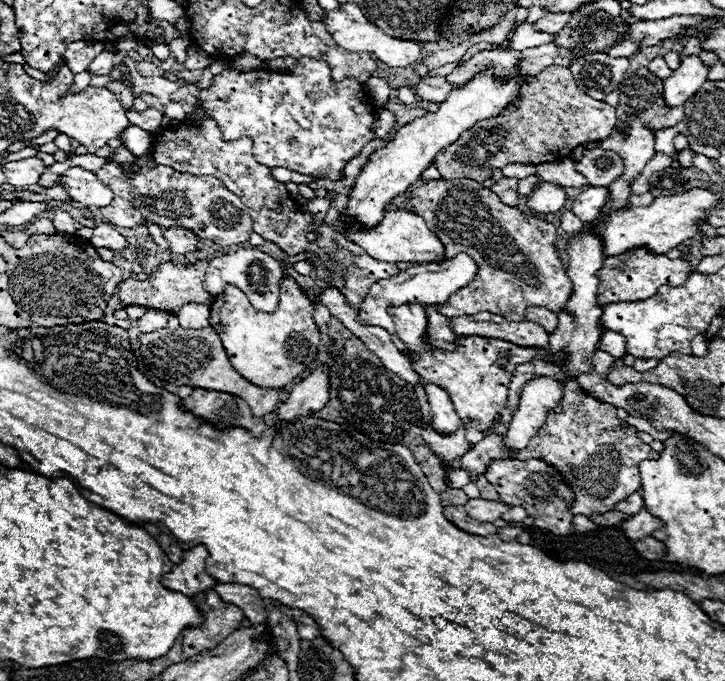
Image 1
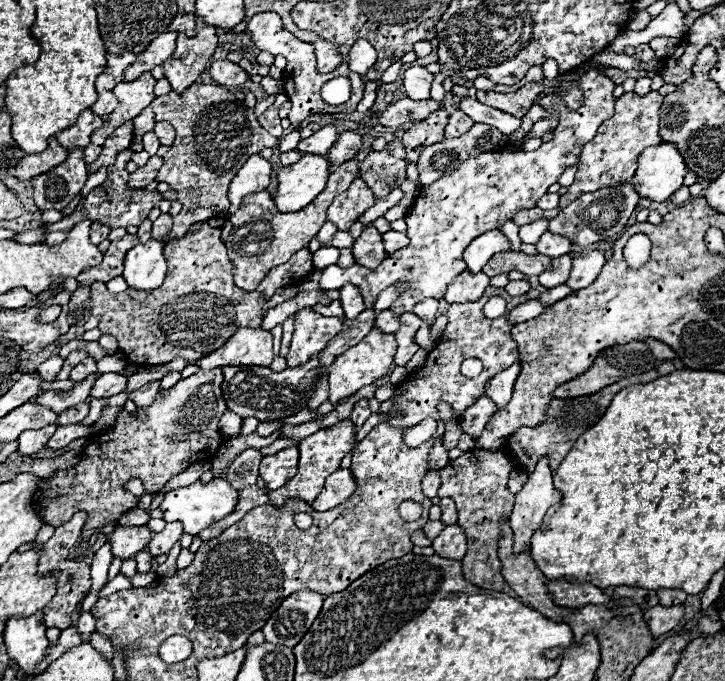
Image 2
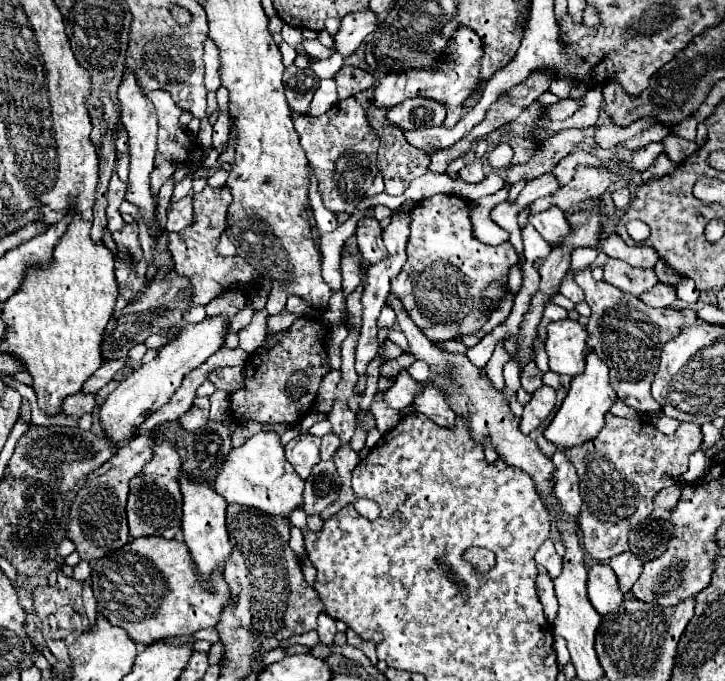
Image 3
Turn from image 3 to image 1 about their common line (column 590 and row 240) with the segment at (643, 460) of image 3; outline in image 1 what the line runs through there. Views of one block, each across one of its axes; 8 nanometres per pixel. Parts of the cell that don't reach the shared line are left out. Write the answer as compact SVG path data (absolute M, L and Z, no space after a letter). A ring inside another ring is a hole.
M468 178L458 180L428 180L420 188L412 190L410 198L414 212L422 216L428 228L440 238L444 244L444 258L452 258L456 254L466 252L474 262L478 262L476 278L448 298L448 302L434 304L436 310L444 316L462 316L462 314L478 314L478 312L492 312L500 314L508 320L520 322L524 320L524 310L532 304L546 306L548 310L558 312L572 294L572 280L568 278L564 264L556 250L556 226L542 216L528 216L518 208L506 206L498 194L484 188L480 182L468 182Z

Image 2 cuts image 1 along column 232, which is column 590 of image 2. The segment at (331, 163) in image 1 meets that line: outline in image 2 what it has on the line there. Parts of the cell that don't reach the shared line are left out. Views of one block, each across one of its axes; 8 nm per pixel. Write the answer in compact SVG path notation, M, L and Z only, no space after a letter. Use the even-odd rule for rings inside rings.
M590 70L580 80L580 88L584 92L582 108L568 110L558 96L546 96L542 106L558 112L558 126L554 128L550 142L544 142L532 152L524 152L522 148L494 148L490 152L482 152L476 158L462 162L454 172L442 176L434 184L422 186L412 210L404 218L406 234L410 238L410 244L404 250L386 256L376 270L368 270L358 264L350 268L332 264L322 270L320 286L324 290L340 290L346 282L350 282L362 290L366 308L370 310L374 308L380 292L394 284L406 286L390 306L390 310L398 316L412 312L414 304L422 302L424 298L442 300L446 286L466 270L464 250L468 244L490 230L500 230L506 222L514 220L516 212L534 208L536 202L548 192L548 186L556 184L562 172L578 162L584 144L594 138L600 122L612 118L614 114L614 86L616 84L610 78L602 76L598 70Z

